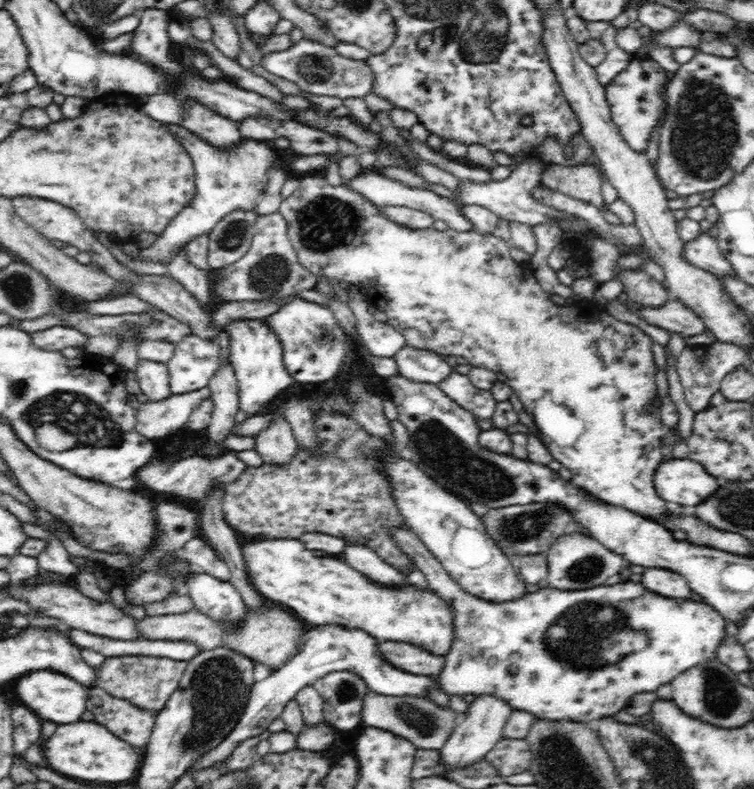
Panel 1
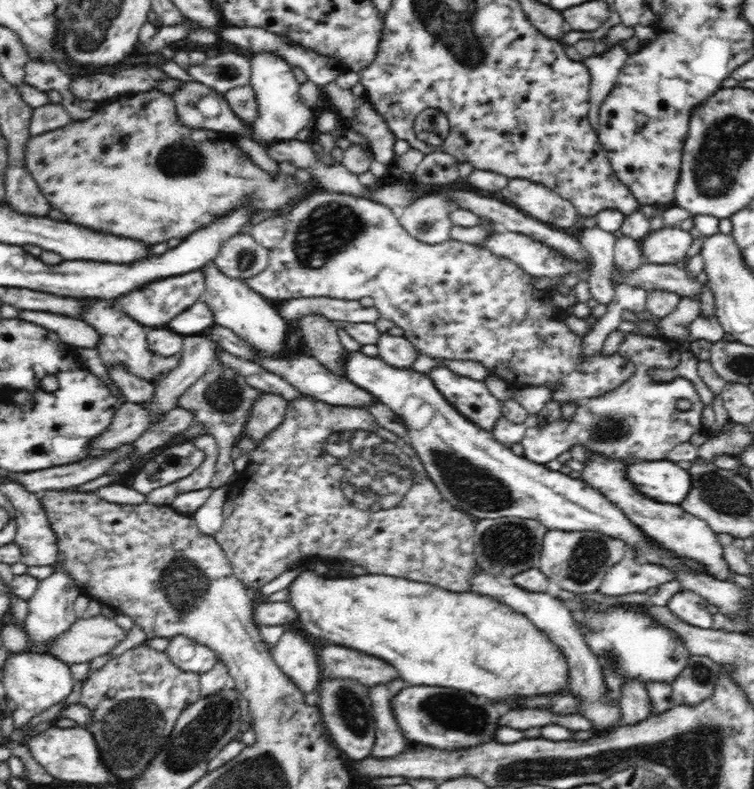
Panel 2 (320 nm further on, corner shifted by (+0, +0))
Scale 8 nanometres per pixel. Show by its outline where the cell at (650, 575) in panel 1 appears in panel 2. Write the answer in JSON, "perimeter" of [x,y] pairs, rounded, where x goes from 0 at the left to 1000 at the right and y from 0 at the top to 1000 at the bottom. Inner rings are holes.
{"perimeter":[[[905,744],[905,748],[897,752],[883,768],[910,791],[931,797],[944,797],[944,778],[936,769],[939,766],[940,763],[927,753]]]}

